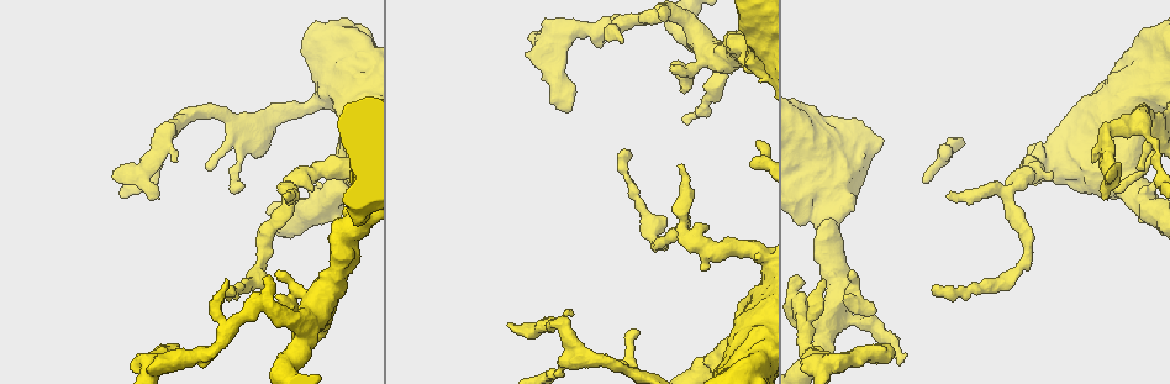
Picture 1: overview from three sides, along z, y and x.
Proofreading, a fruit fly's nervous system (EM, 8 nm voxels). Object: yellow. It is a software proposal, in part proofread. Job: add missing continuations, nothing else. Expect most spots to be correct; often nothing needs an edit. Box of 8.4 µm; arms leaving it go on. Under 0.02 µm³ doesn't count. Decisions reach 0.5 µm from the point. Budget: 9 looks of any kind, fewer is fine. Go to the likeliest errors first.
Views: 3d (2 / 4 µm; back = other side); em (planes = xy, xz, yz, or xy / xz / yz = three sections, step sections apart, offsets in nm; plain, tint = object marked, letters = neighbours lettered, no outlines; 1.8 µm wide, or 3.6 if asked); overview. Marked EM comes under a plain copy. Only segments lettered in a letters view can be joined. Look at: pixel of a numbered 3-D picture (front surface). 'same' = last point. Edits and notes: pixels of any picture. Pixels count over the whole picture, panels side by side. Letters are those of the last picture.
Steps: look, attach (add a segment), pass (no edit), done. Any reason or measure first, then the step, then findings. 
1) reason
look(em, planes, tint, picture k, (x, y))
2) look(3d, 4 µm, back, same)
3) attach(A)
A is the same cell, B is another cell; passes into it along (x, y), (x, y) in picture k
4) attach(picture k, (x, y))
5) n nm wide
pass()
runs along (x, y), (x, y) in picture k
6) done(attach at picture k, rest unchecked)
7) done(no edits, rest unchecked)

free end
look(em, planes, letters, picture 1, (227, 282))

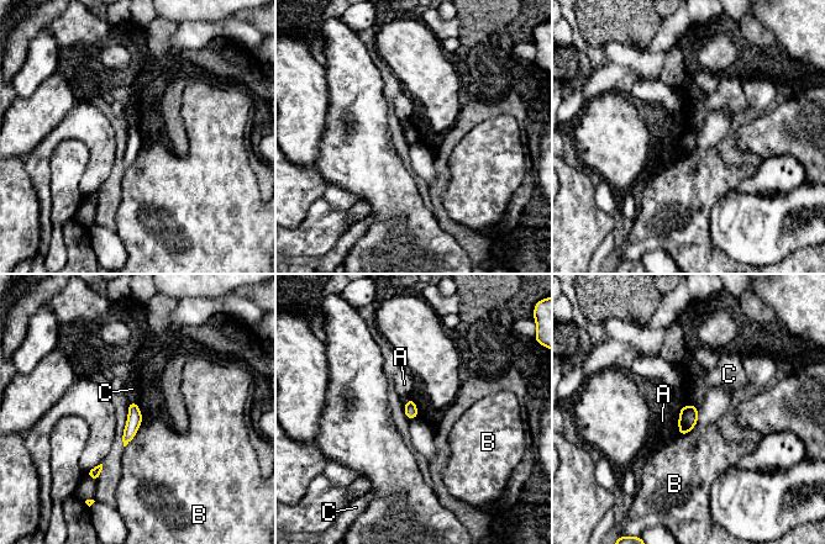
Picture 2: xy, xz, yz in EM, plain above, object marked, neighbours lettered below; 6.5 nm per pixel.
pass()
A, B and C are other cells; no lettered segment goes on from it

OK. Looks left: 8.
free end
look(em, planes, letters, picture 1, (923, 183))

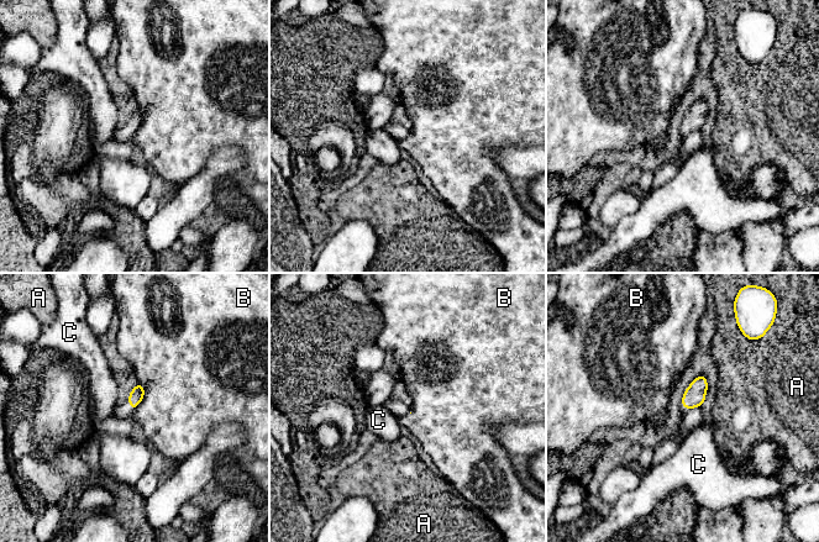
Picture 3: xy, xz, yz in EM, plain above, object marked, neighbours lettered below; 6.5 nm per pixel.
pass()
A, B and C are other cells; border along (140, 382), (145, 395), (134, 410) in picture 3; no lettered segment goes on from it

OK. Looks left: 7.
an open end
look(em, xz, step 4, letters, picture 1, (897, 364))

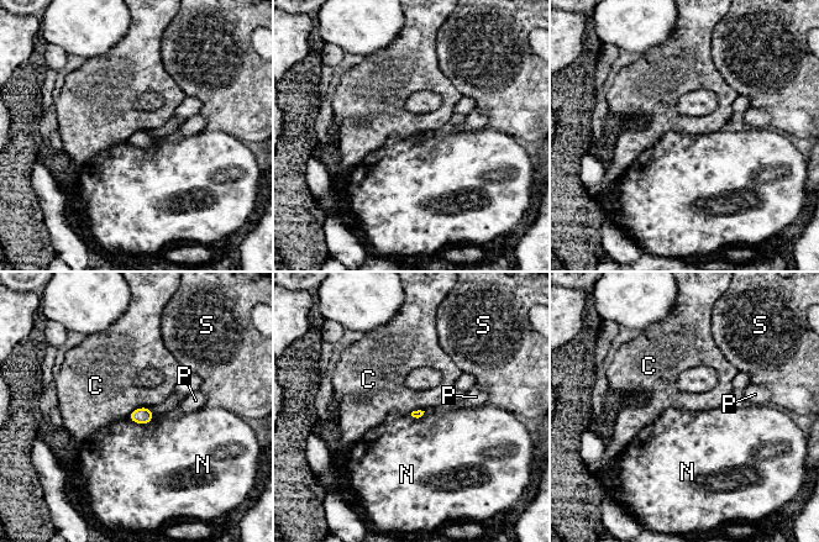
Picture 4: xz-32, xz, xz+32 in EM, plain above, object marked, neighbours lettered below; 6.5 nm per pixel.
look(em, planes, letters, same)

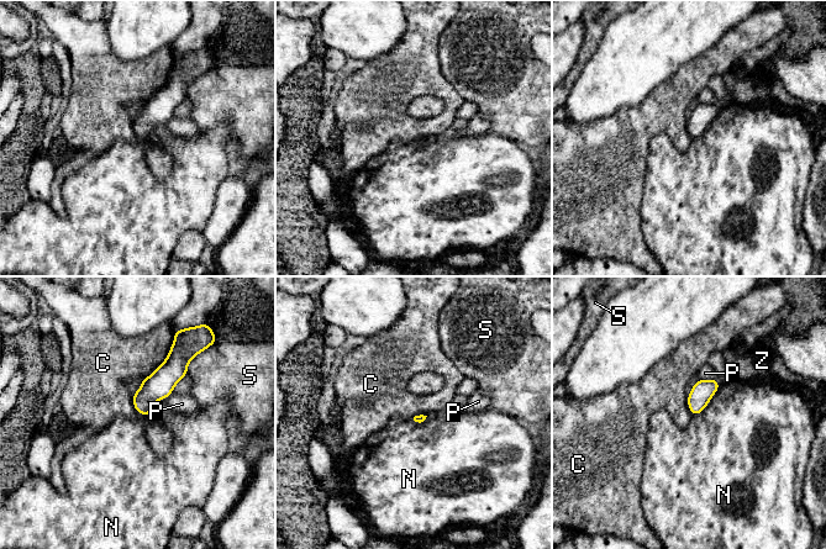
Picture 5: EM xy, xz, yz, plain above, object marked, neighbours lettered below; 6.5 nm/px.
pass()
C, N, P, S and Z are other cells; none of them fits

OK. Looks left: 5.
an open end
look(em, planes, letters, picture 1, (285, 196))

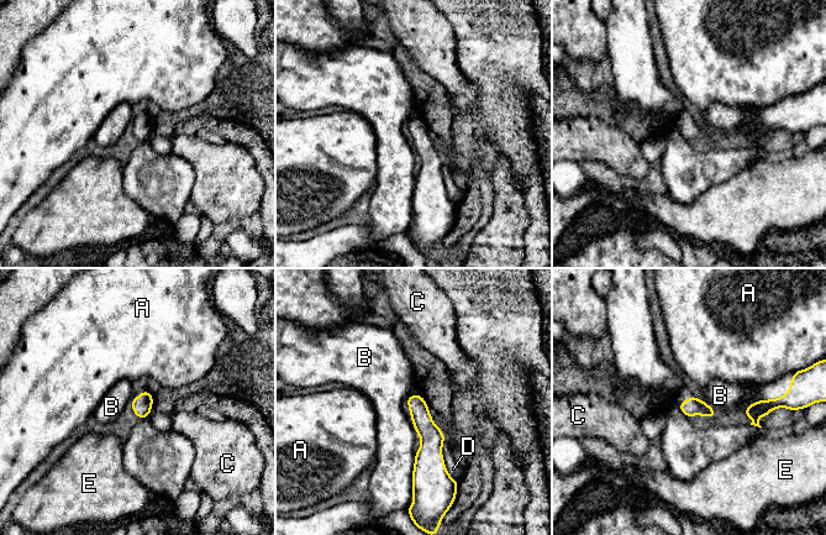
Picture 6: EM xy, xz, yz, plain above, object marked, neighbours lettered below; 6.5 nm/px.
pass()
A, B, C, D and E are other cells; none of them fits

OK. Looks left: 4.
done(no edits, rest unchecked)

